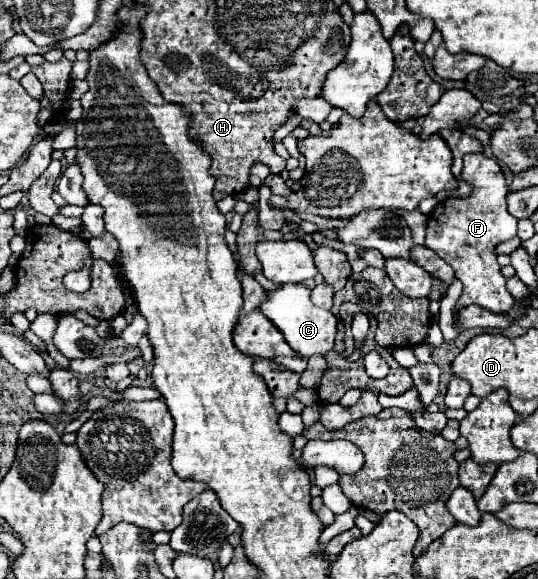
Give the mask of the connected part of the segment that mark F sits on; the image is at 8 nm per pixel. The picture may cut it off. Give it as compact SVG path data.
M466 154L462 178L472 186L472 194L462 199L463 204L448 204L446 206L448 210L432 210L428 214L424 246L434 250L442 260L446 260L454 268L454 276L464 286L462 296L458 298L458 304L454 306L454 314L458 314L460 308L466 308L470 304L478 304L482 308L488 308L490 312L508 312L514 304L514 298L508 294L506 278L500 274L500 266L496 262L496 246L500 242L506 242L516 236L516 218L510 216L507 210L508 186L506 177L502 174L498 162L488 158L486 154Z

